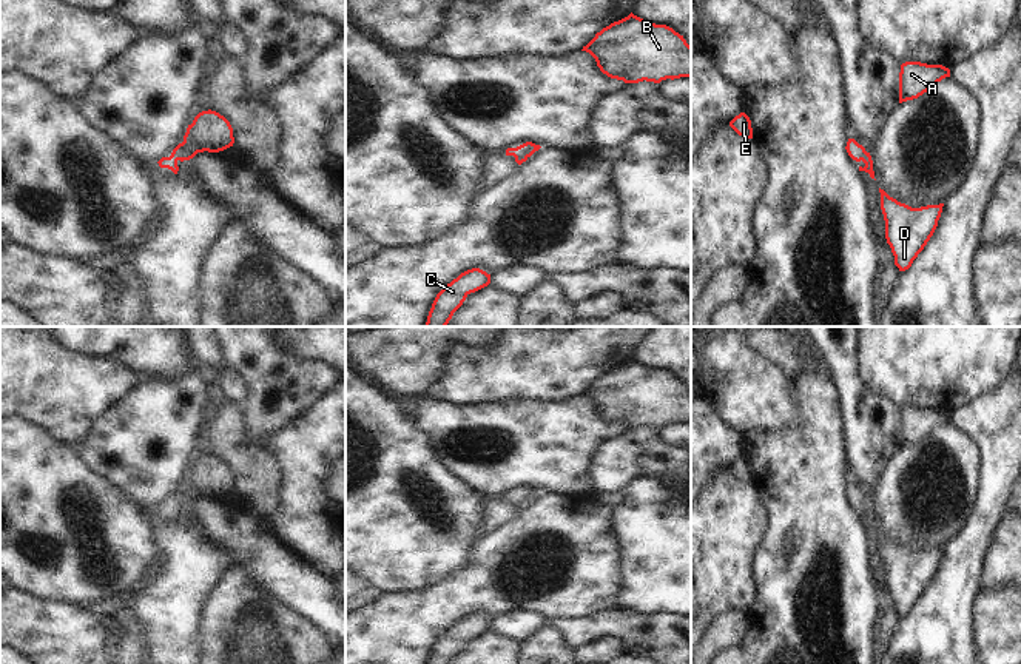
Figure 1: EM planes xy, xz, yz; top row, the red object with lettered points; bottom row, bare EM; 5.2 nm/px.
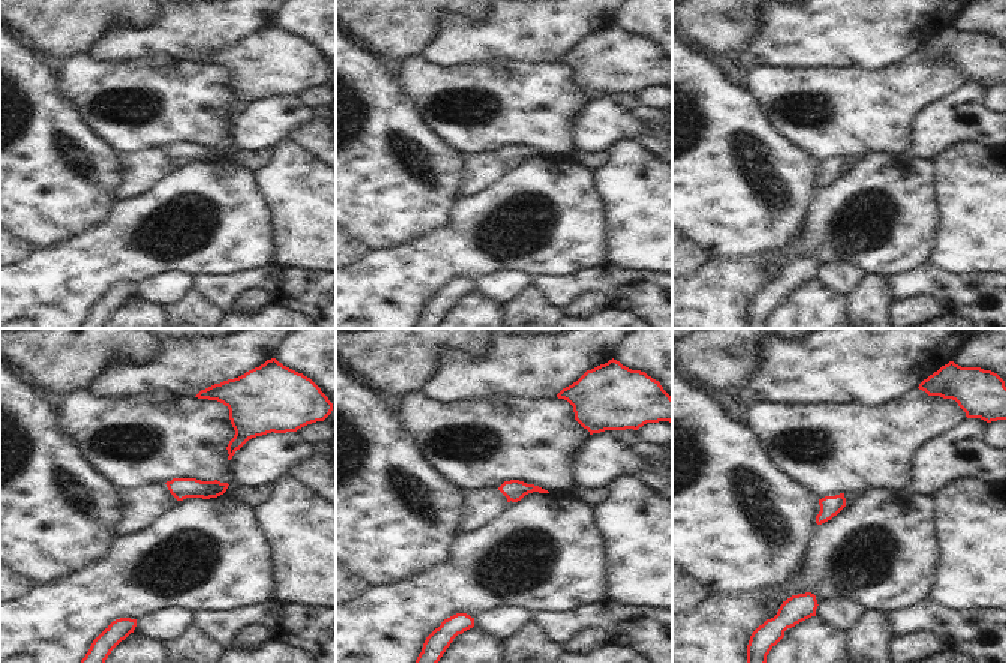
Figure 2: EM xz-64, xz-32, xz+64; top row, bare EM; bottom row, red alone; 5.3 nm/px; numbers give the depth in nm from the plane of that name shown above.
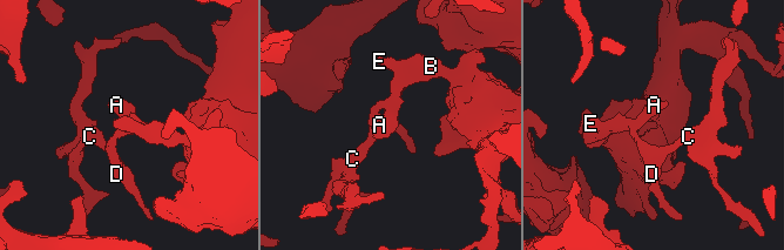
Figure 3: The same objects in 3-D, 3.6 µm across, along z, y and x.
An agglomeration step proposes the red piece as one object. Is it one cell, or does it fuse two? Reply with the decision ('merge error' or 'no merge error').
no merge error

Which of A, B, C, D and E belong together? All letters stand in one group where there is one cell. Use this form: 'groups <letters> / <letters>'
groups A B C D E

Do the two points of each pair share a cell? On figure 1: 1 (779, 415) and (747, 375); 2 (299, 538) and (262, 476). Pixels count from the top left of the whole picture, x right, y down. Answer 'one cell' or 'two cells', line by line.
1: one cell
2: two cells

